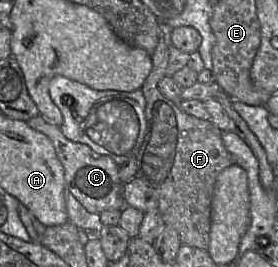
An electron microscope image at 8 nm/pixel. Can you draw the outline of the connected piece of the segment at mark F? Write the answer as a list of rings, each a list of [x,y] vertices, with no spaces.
[[[159,23],[158,44],[151,55],[152,69],[140,89],[146,100],[146,135],[137,155],[137,176],[143,178],[152,187],[165,224],[178,232],[181,243],[207,251],[210,243],[211,202],[214,185],[218,175],[227,167],[235,164],[235,160],[226,150],[221,139],[221,131],[215,124],[187,114],[158,89],[158,83],[166,76],[169,61],[168,48],[172,45],[172,31],[173,28],[168,24]]]

